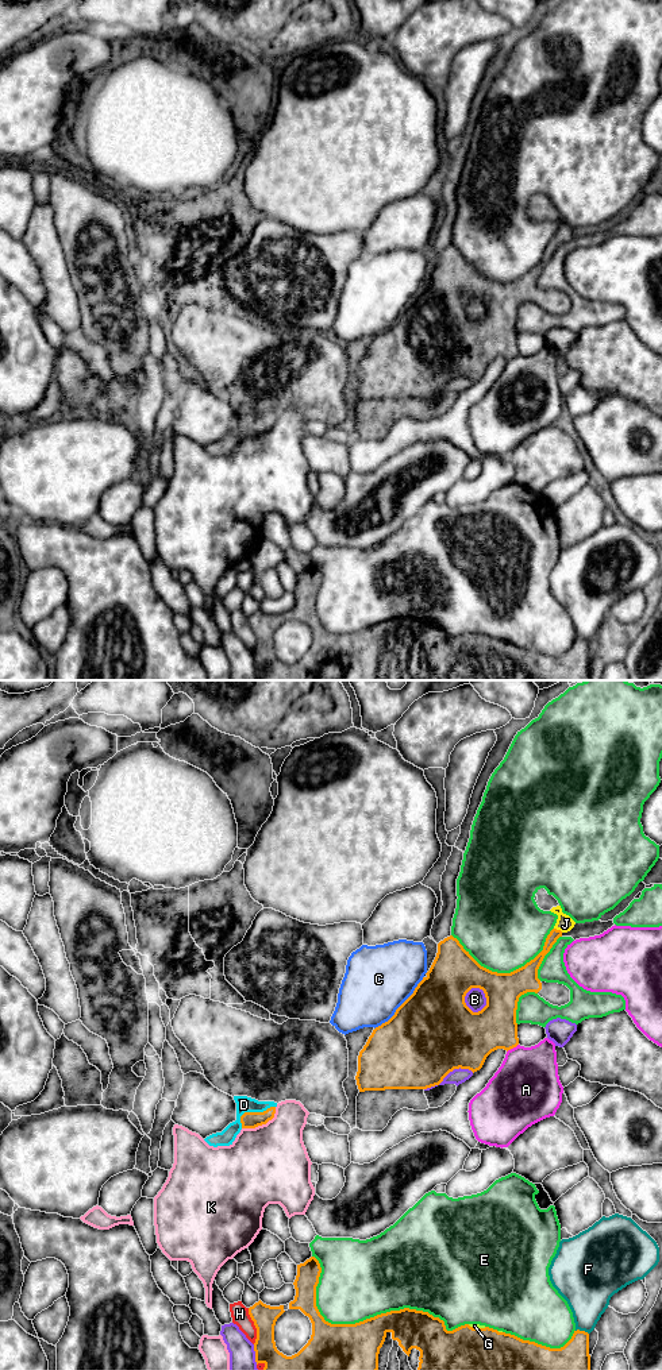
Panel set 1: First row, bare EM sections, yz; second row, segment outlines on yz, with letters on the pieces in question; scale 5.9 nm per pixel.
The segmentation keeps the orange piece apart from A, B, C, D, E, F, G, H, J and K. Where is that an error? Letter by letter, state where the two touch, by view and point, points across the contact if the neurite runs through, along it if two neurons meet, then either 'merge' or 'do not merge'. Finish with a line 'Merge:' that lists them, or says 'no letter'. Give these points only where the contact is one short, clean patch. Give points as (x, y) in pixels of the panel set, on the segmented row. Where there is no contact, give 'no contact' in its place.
A: yz (512, 1048) | do not merge
B: yz (487, 1002) | do not merge
C: yz (401, 1004) | do not merge
D: yz (251, 1112) | across yz (249, 1119), (251, 1112), (243, 1104) | merge
E: yz (366, 1319) | do not merge
F: yz (582, 1331) | do not merge
G: yz (477, 1328) | merge
H: yz (254, 1324) | do not merge
J: yz (558, 930) | merge
K: yz (262, 1123) | along yz (276, 1107), (274, 1115), (265, 1123), (242, 1129) | do not merge
Merge: D, G, J

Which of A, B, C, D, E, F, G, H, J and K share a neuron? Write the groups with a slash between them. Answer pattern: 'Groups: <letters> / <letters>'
Groups: A / B / C / D G J / E / F / H / K

